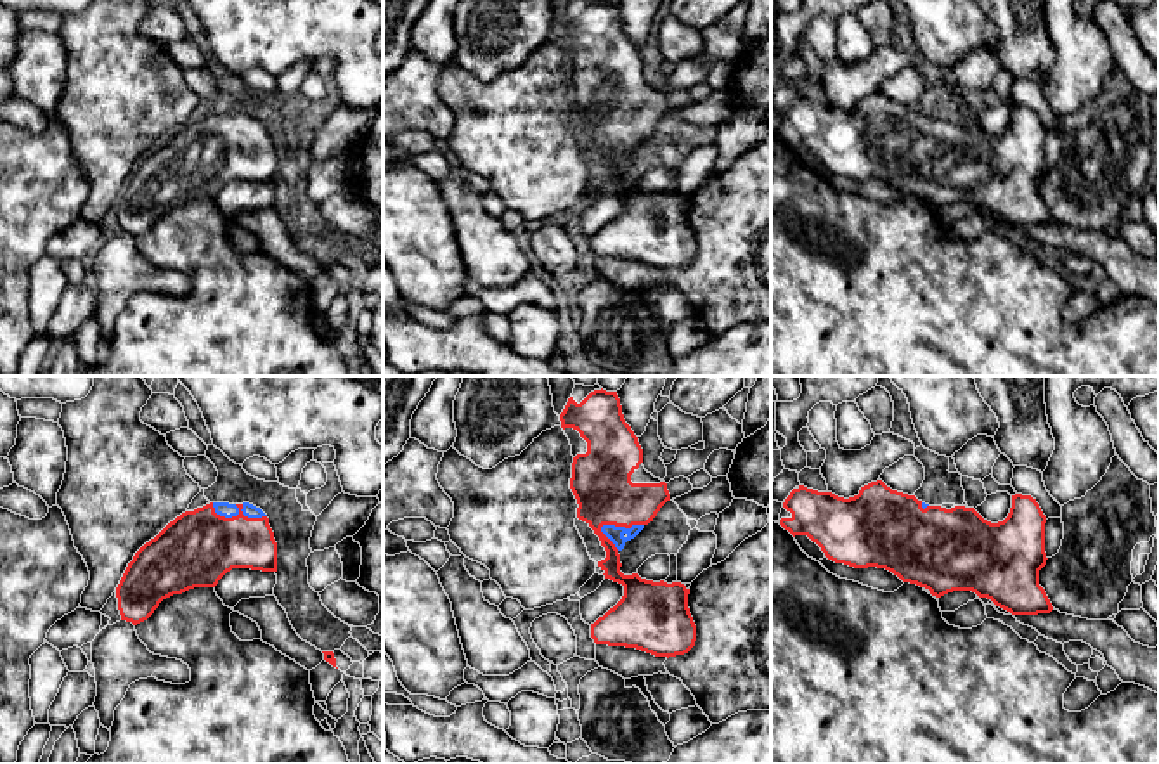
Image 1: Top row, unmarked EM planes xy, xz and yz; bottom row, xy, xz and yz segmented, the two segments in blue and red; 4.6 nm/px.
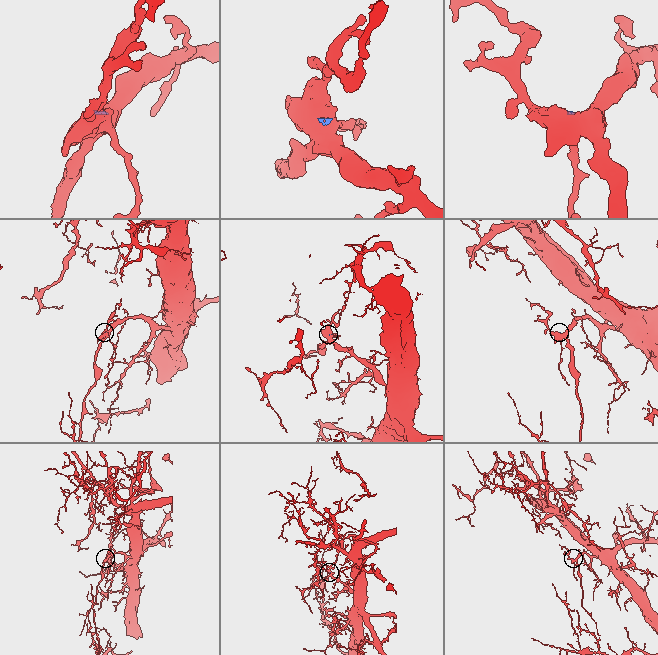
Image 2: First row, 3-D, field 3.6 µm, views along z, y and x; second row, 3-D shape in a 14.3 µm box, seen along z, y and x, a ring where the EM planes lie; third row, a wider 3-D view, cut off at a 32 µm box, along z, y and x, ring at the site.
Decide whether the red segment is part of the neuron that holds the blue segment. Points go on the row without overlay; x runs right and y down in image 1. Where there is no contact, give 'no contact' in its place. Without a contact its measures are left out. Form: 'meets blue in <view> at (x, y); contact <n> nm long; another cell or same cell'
meets blue in xy at (236, 127); contact 260 nm long; same cell

